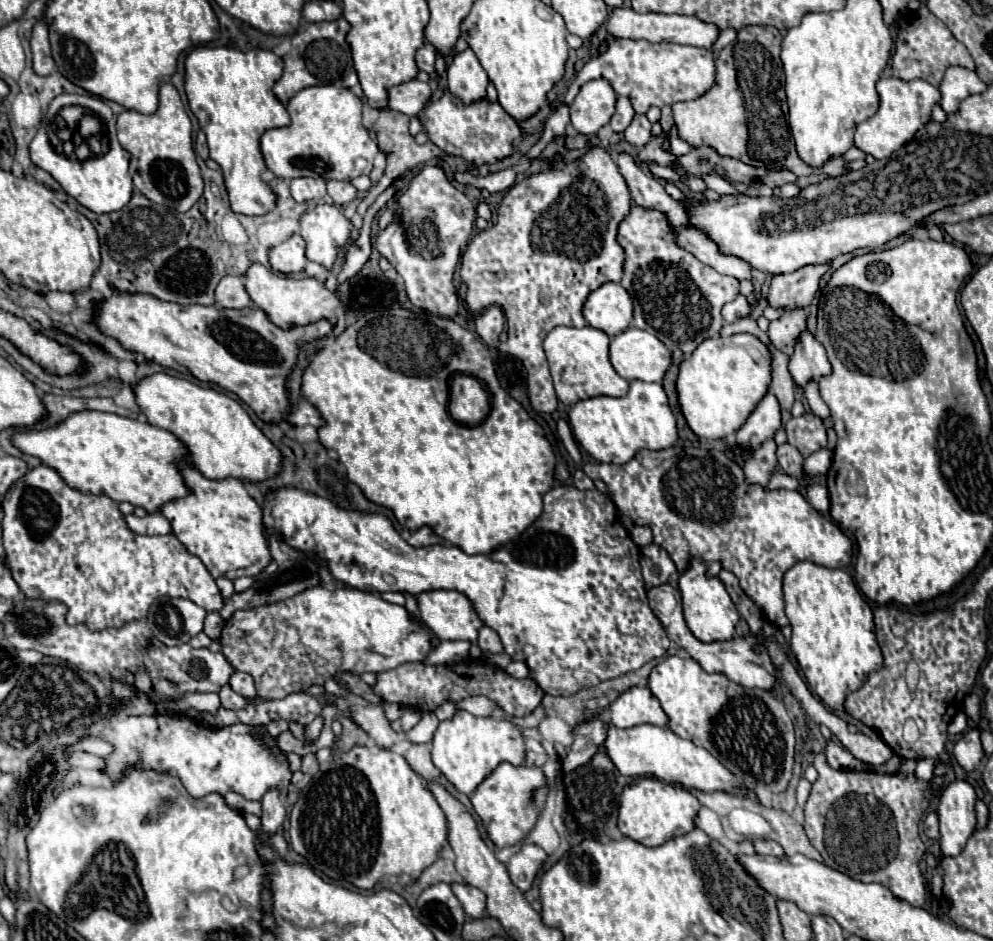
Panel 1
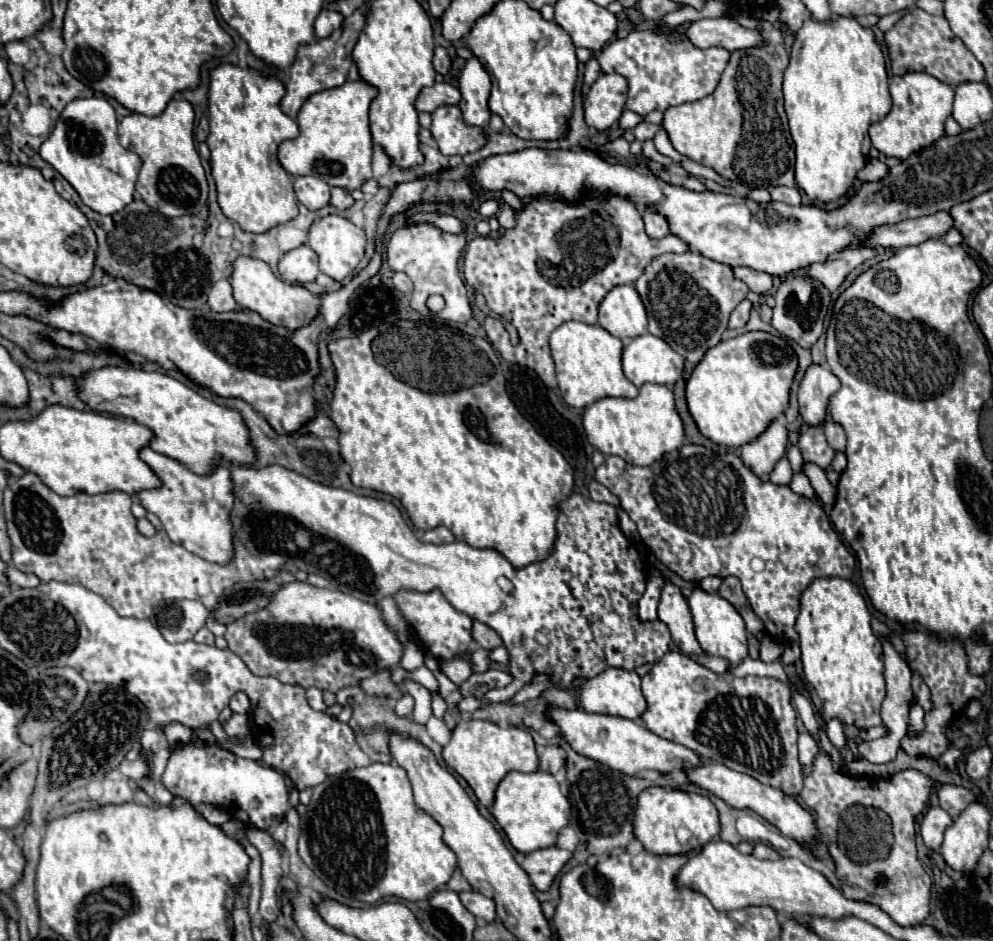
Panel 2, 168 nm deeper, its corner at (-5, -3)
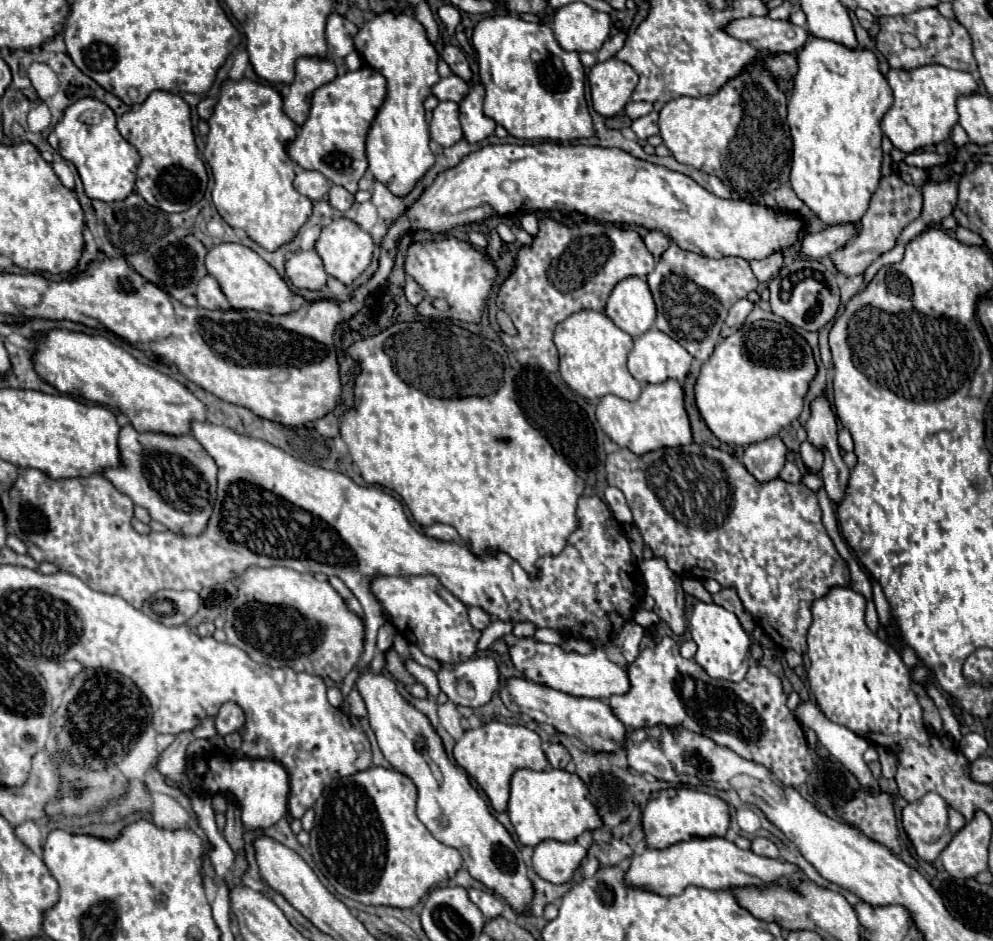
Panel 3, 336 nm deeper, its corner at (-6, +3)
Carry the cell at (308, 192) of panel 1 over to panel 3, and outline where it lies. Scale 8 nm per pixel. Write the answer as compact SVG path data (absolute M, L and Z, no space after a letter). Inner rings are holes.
M300 169L296 173L296 179L294 179L294 187L300 195L308 197L310 201L320 201L328 195L328 189L330 189L330 181L318 173L318 171L304 171Z

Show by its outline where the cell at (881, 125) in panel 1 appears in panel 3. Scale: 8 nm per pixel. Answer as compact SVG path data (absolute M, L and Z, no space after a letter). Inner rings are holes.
M924 65L912 71L890 69L886 79L894 91L894 103L884 115L880 129L884 137L888 137L892 145L904 153L912 153L948 139L952 127L958 123L956 97L960 93L976 91L976 81L970 73L942 65Z

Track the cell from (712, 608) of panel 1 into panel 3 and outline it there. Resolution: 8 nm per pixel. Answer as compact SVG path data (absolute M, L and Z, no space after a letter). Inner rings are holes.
M698 601L692 609L692 617L688 621L688 629L692 639L698 645L694 661L704 667L704 671L714 679L728 679L740 681L744 679L748 665L750 665L750 637L742 629L740 621L732 611L726 611L722 605L716 603L702 603Z

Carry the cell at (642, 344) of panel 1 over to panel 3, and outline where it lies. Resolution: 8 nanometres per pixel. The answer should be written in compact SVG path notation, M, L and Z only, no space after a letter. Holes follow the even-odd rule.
M656 327L636 337L628 355L630 375L642 383L662 383L666 379L682 383L690 373L690 365L692 355Z

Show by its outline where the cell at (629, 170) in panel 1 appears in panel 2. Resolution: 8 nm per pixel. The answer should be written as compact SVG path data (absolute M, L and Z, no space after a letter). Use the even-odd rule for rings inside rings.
M649 207L643 209L643 221L645 221L645 231L651 239L663 239L669 235L669 225L667 225L665 217L655 213L653 209L649 209Z

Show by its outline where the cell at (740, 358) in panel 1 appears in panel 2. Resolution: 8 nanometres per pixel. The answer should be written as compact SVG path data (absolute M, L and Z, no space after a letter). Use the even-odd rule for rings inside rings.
M749 331L711 347L687 381L687 405L699 431L713 443L743 447L779 419L789 407L797 355L781 335Z

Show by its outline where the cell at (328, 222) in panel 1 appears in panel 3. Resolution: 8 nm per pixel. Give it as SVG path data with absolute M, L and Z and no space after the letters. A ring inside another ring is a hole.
M338 217L338 219L334 219L332 223L328 223L322 229L322 233L320 233L314 249L322 257L326 273L332 275L332 277L336 277L344 285L350 285L370 265L374 243L372 243L370 233L364 233L354 221L350 221L346 217Z

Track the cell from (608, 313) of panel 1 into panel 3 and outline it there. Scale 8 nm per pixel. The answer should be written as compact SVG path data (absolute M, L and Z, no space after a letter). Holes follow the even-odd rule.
M628 277L620 281L606 303L606 315L616 327L636 337L646 333L656 319L656 305L648 283L640 277Z

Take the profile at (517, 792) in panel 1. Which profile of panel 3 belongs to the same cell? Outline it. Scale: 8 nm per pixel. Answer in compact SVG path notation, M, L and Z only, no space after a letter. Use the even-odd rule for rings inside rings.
M518 769L510 781L508 817L522 845L536 847L544 839L574 841L580 833L600 827L600 817L590 801L588 787L574 773L560 769Z

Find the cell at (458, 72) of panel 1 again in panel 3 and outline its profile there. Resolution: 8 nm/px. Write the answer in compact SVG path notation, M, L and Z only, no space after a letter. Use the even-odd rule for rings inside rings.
M472 85L470 93L460 101L460 123L464 131L464 139L470 143L478 143L488 135L494 135L496 123L484 115L484 85Z

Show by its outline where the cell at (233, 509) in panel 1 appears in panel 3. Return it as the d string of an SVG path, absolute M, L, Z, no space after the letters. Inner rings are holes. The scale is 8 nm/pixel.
M132 425L122 427L120 439L122 467L106 469L104 477L126 493L136 505L148 509L150 517L180 535L204 533L216 501L216 461L192 437L170 437L160 433L136 433Z

